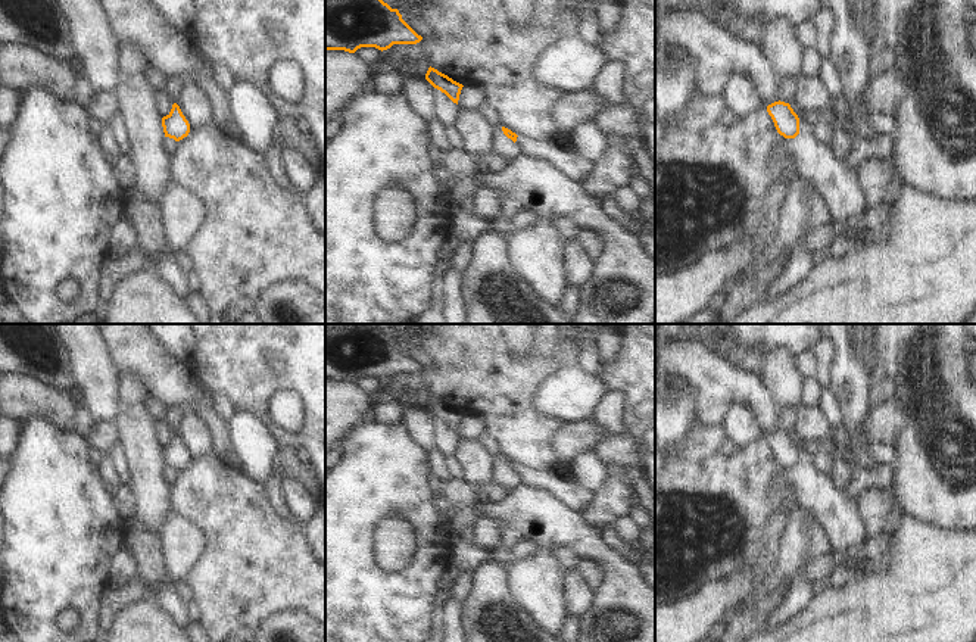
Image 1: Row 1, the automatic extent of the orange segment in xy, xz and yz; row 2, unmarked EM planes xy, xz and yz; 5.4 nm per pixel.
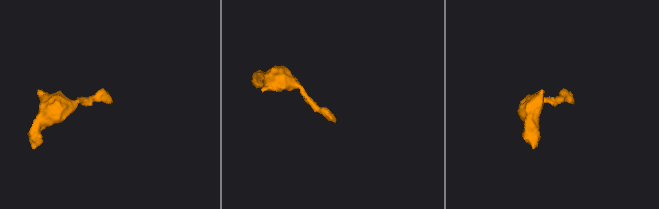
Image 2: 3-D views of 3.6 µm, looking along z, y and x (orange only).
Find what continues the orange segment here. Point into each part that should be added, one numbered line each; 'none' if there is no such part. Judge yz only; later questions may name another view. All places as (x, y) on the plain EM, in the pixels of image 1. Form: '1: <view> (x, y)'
none

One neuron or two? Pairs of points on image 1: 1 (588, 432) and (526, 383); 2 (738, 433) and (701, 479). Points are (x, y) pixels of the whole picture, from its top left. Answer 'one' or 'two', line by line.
1: two
2: two

